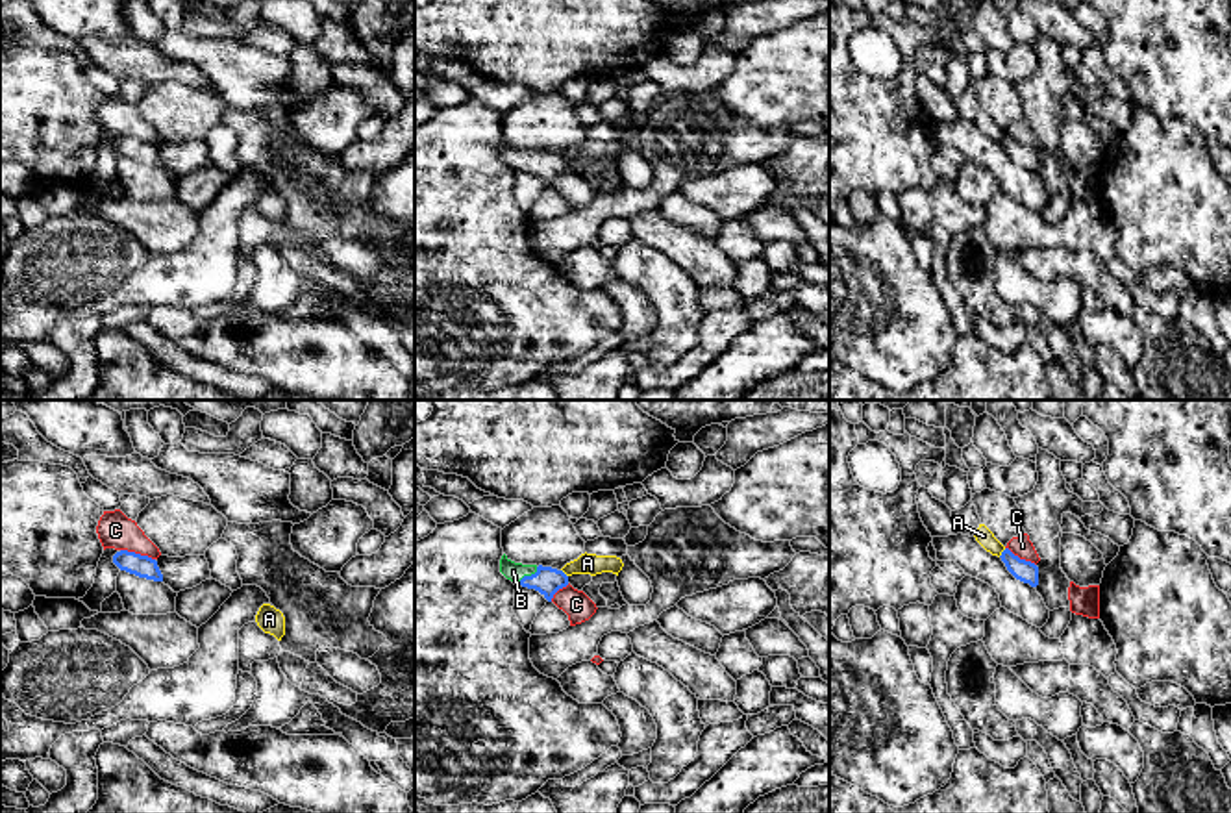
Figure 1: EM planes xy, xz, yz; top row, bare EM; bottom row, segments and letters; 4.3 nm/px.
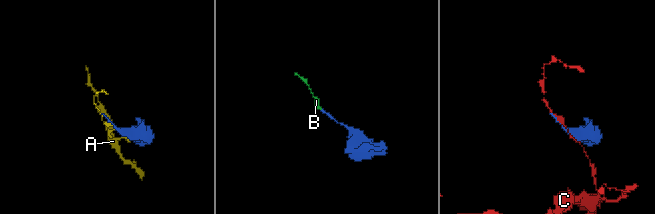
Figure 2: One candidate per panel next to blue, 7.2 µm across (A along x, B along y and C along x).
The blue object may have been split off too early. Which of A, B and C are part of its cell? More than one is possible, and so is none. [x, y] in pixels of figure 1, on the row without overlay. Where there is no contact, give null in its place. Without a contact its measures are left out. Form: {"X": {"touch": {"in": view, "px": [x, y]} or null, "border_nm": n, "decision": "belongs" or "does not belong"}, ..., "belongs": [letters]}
{"A": {"touch": {"in": "yz", "px": [1002, 137]}, "border_nm": 50, "decision": "does not belong"}, "B": {"touch": {"in": "xz", "px": [528, 162]}, "border_nm": 120, "decision": "belongs"}, "C": {"touch": {"in": "xy", "px": [137, 139]}, "border_nm": 160, "decision": "does not belong"}, "belongs": ["B"]}

